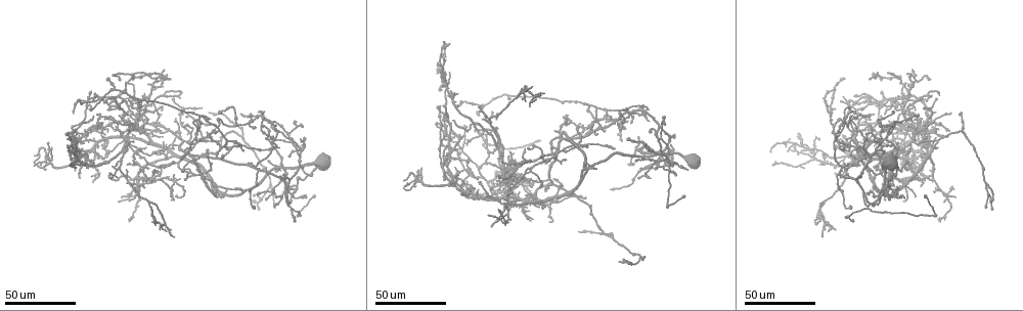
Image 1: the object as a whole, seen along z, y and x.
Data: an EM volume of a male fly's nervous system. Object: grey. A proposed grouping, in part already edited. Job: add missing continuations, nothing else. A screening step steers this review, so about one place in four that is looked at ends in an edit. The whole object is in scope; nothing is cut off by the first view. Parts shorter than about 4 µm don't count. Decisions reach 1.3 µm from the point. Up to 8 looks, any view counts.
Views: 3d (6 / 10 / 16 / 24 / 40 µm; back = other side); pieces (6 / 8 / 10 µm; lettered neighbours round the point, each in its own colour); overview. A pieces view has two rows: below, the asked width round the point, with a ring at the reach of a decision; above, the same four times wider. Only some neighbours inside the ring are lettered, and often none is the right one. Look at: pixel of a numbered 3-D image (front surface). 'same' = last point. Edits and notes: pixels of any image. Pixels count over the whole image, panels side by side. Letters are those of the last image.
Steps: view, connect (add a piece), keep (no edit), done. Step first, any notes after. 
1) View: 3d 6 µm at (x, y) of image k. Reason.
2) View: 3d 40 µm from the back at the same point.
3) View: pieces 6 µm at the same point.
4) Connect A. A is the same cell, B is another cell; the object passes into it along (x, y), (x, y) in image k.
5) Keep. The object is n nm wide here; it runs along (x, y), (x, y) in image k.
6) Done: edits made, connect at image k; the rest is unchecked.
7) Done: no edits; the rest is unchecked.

View: 3d 40 µm at (243, 151) of image 1. Branch stops here.

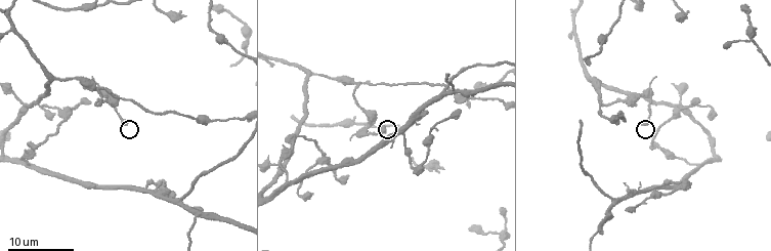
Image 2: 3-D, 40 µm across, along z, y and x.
View: pieces 6 µm at (127, 125) of image 2.

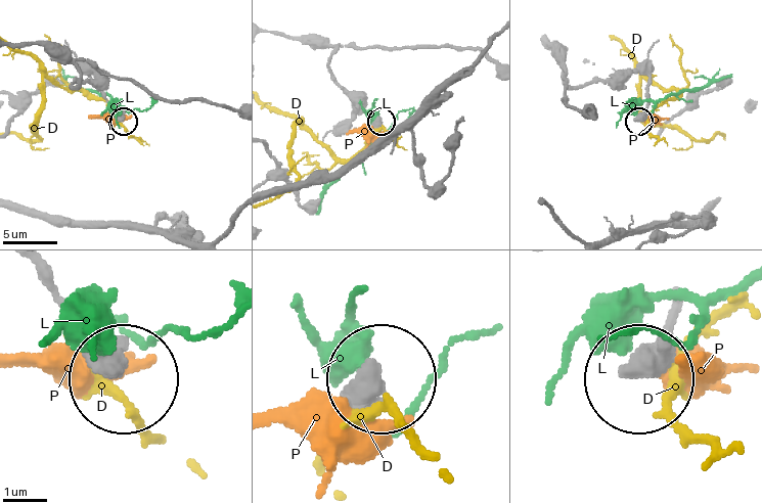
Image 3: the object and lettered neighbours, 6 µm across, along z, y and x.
Keep. The object is 470 nm wide here; D, L and P are other cells; no lettered piece goes on from it.

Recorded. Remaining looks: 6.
View: 3d 40 µm at (550, 221) of image 1. Long arm stops here.

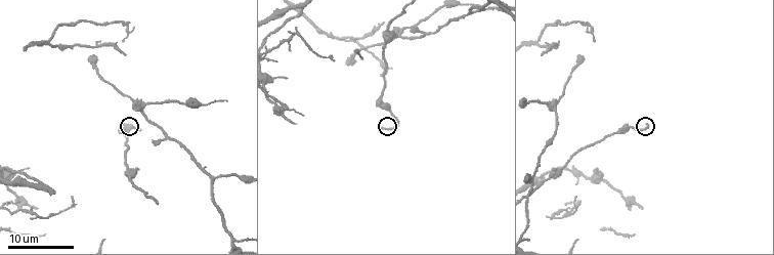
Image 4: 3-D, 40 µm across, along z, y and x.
View: pieces 8 µm at (380, 127) of image 4.

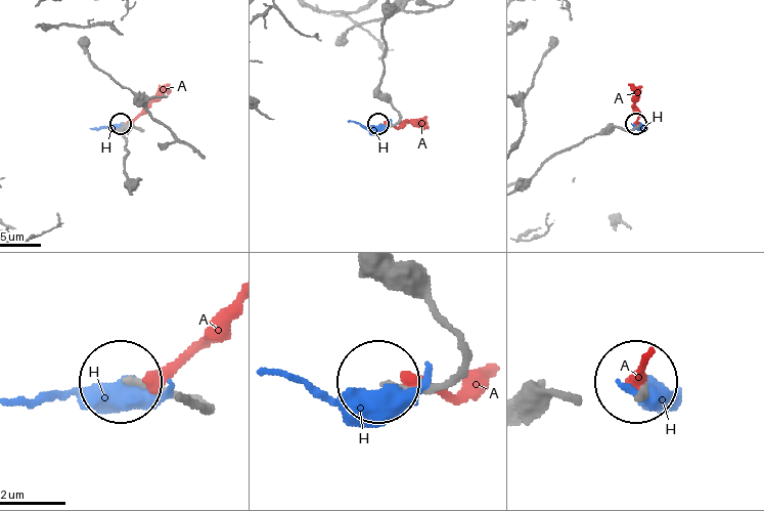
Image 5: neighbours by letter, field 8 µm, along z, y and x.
Keep. A and H are other cells; it runs along (395, 270), (452, 336), (460, 362), (428, 386), (380, 386) in image 5; no lettered piece goes on from it.

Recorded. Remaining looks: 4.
View: 3d 24 µm at (363, 58) of image 4. An open end.

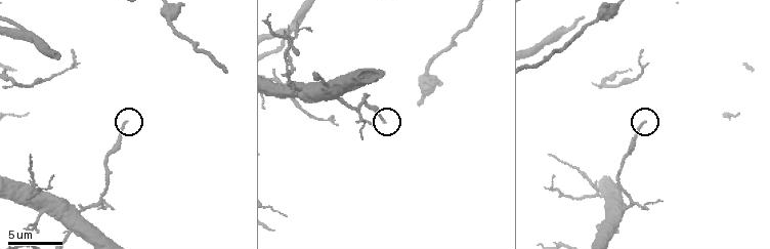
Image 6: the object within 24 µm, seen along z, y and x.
View: pieces 8 µm at (644, 122) of image 6.

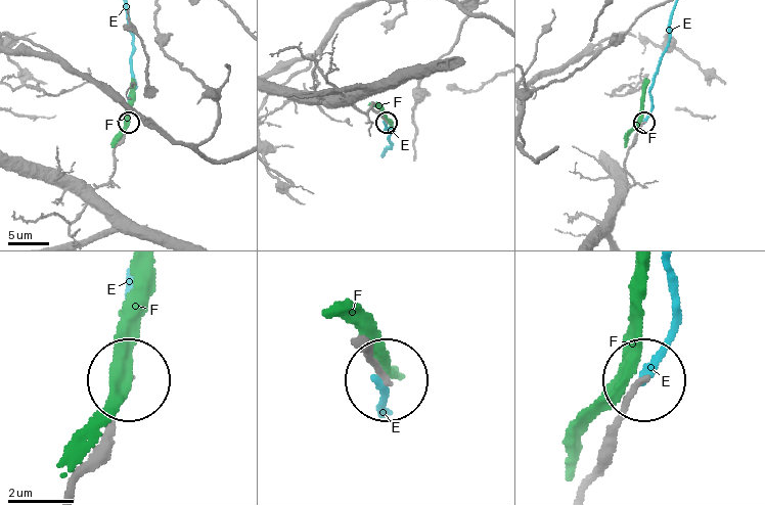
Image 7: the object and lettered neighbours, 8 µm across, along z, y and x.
Keep. E and F are other cells; it runs along (580, 490), (643, 385) in image 7; none of them fits.

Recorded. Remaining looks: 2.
View: 3d 40 µm at (554, 177) of image 1. Free end.

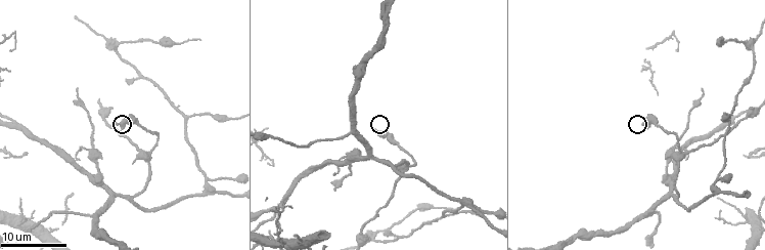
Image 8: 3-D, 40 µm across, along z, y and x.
View: pieces 6 µm at (641, 123) of image 8.

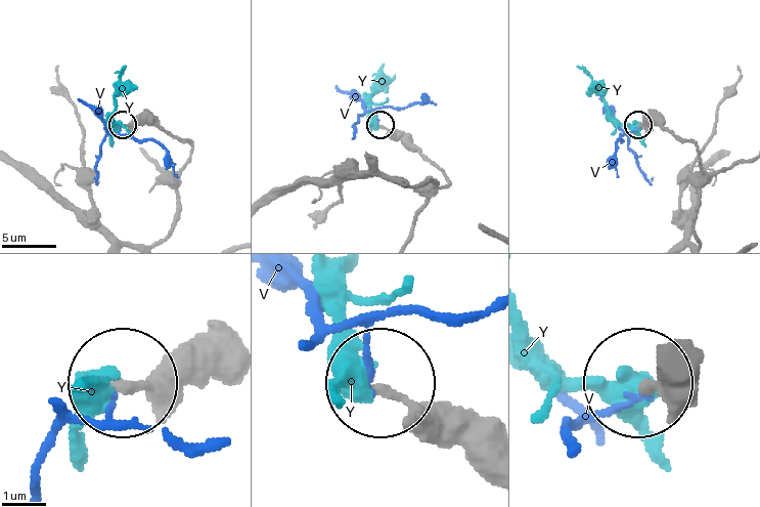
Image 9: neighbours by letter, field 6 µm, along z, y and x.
Keep. V and Y are other cells; no lettered piece goes on from it.

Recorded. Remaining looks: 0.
Done: no edits; the rest is unchecked.

